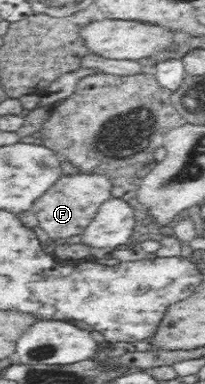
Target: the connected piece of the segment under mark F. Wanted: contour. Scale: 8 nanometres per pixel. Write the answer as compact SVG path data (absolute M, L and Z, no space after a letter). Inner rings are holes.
M79 170L76 175L62 175L58 181L54 181L50 189L34 200L30 211L36 216L39 227L53 241L66 239L84 234L86 227L94 221L100 206L113 198L110 191L112 191L112 183L108 174Z

